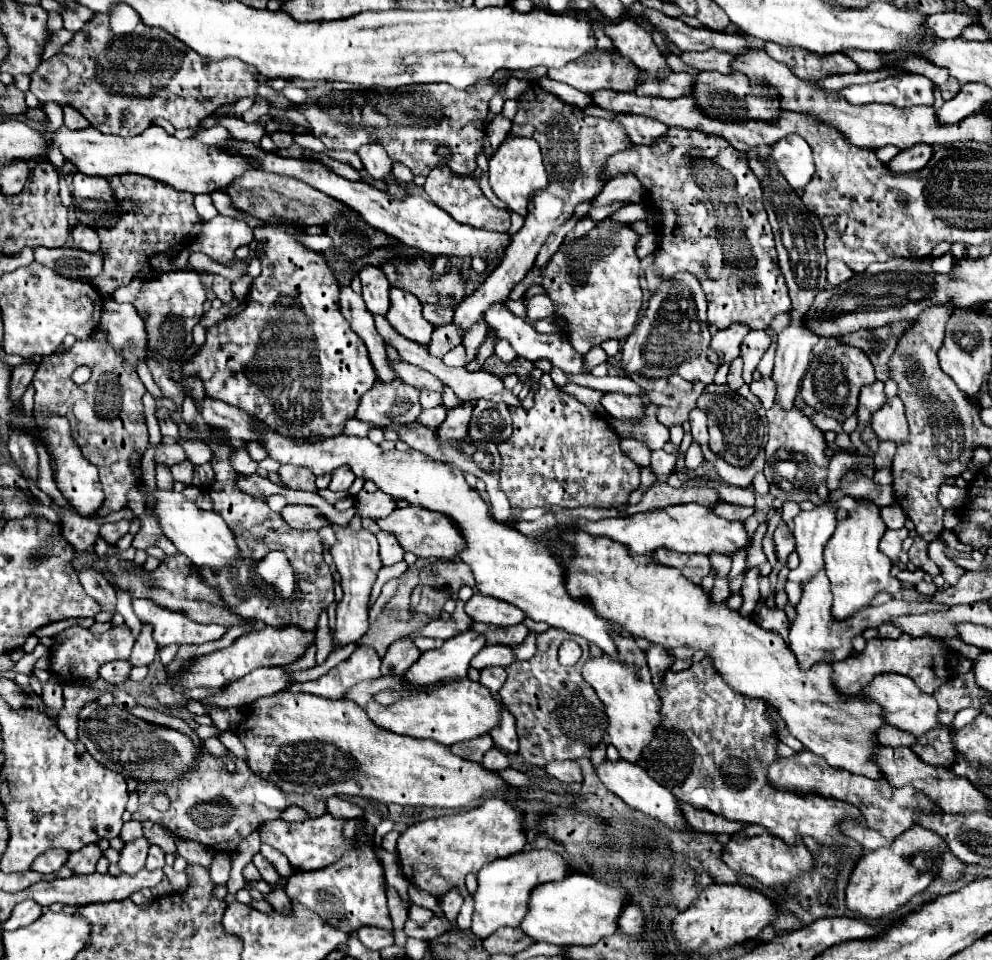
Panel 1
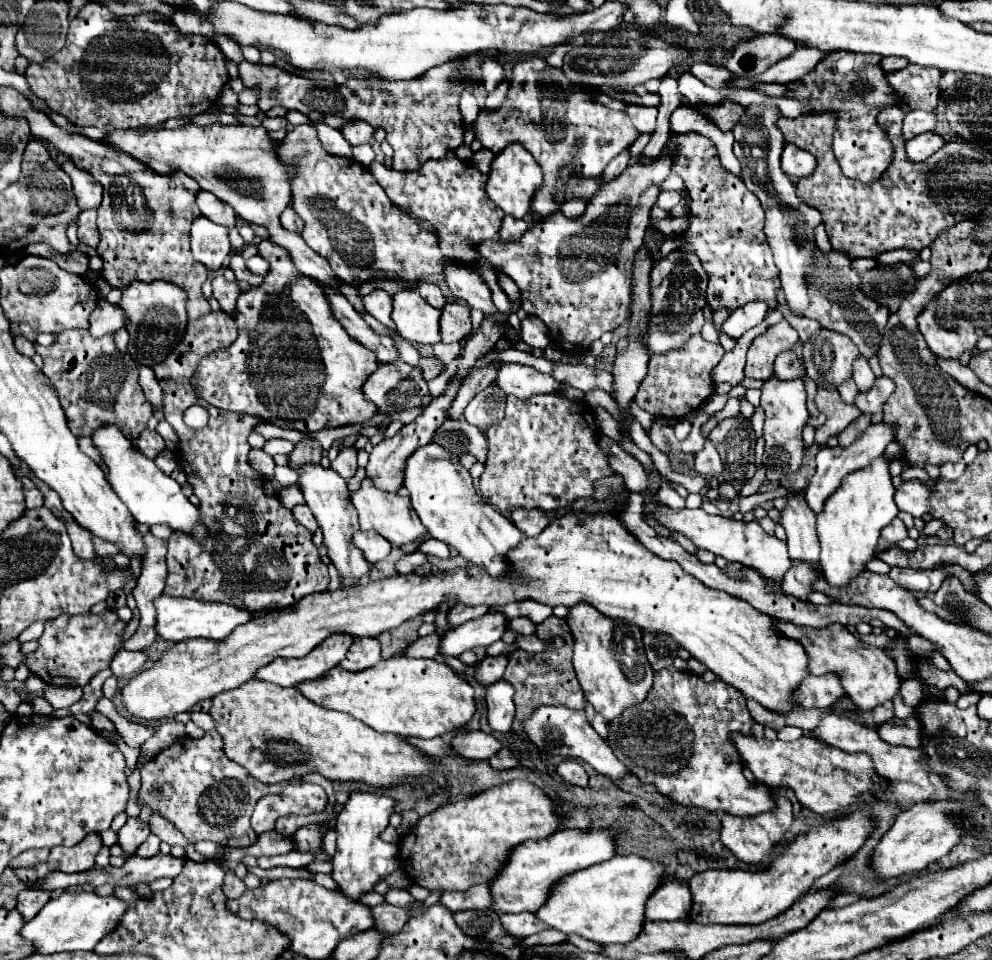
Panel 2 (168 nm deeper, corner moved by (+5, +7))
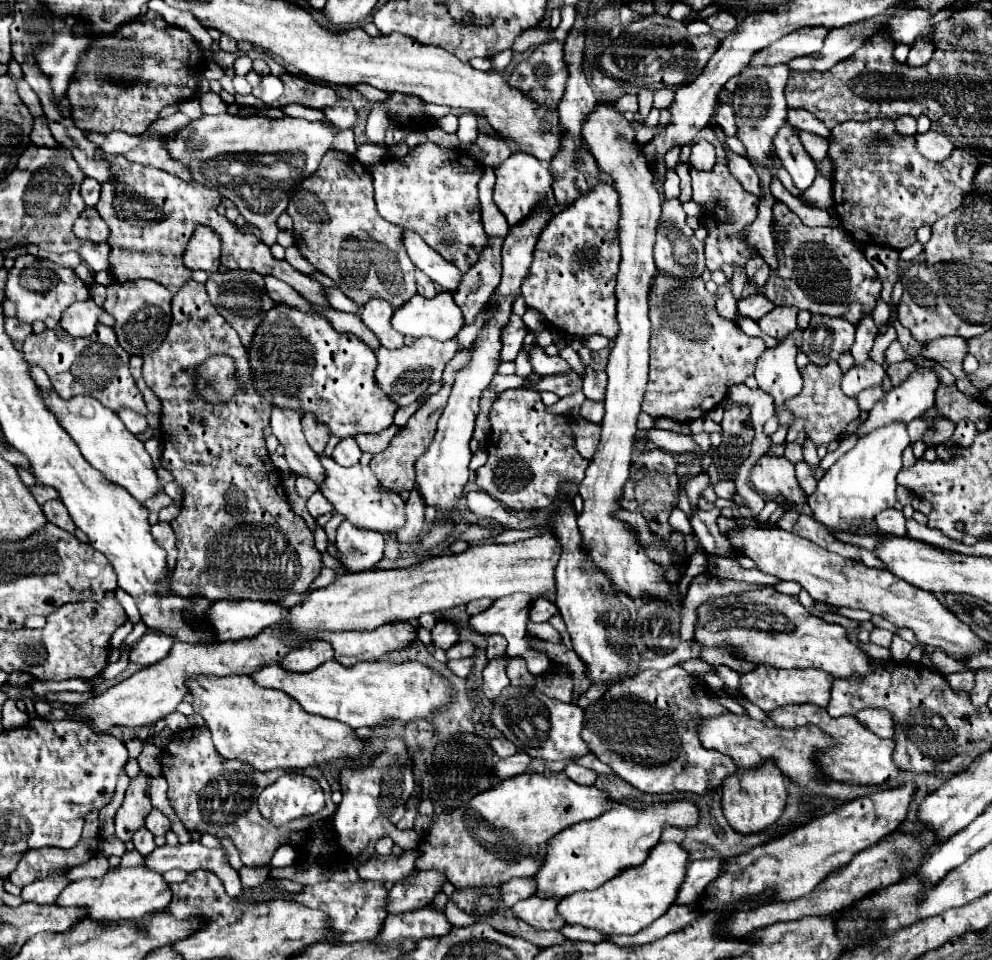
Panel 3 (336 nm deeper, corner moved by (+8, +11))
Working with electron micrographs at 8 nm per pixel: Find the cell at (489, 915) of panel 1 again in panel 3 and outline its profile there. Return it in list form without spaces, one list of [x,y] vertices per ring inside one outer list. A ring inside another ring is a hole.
[[[675,801],[669,805],[651,805],[647,809],[633,809],[629,805],[615,805],[597,819],[581,821],[567,827],[547,841],[547,855],[539,871],[533,875],[541,899],[561,899],[577,891],[597,889],[619,871],[641,865],[649,849],[659,843],[663,827],[689,827],[697,823],[697,807],[689,801]]]

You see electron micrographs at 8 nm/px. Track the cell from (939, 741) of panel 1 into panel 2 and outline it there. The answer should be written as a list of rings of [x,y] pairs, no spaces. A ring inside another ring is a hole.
[[[916,717],[908,719],[890,719],[878,727],[878,735],[882,741],[890,745],[904,745],[904,747],[920,747],[922,741],[922,725]]]

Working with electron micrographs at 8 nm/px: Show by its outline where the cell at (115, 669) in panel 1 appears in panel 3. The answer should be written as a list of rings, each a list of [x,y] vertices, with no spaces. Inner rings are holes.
[[[147,633],[147,635],[143,635],[141,641],[137,641],[133,645],[129,659],[133,663],[139,663],[141,667],[147,667],[147,665],[153,665],[153,663],[161,661],[163,655],[169,653],[171,645],[173,645],[173,639],[169,635]]]

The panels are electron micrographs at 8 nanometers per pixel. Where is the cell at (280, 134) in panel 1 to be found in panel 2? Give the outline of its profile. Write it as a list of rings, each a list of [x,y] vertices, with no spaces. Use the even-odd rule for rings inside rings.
[[[310,125],[294,127],[294,131],[286,135],[286,143],[282,143],[282,159],[298,167],[298,179],[294,179],[292,207],[304,221],[302,237],[310,249],[314,249],[330,263],[334,275],[340,277],[344,283],[352,287],[360,287],[374,279],[390,279],[402,283],[406,289],[416,289],[422,277],[442,273],[442,267],[438,267],[438,259],[442,259],[442,251],[438,247],[436,235],[420,227],[410,215],[398,211],[392,203],[388,203],[386,193],[364,165],[348,157],[330,155],[316,137],[314,127]],[[368,241],[374,243],[374,251],[370,249],[370,245],[366,247],[362,245]]]

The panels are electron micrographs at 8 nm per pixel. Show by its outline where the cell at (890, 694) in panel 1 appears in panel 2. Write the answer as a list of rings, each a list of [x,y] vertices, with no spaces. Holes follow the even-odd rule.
[[[776,619],[776,627],[780,635],[800,641],[804,645],[808,655],[808,673],[810,675],[836,673],[840,677],[844,691],[850,695],[856,707],[868,711],[884,701],[892,701],[892,697],[898,693],[900,677],[896,673],[894,661],[888,655],[884,655],[882,649],[862,643],[844,625],[832,623],[822,629],[812,629],[812,627],[800,627],[800,625]]]

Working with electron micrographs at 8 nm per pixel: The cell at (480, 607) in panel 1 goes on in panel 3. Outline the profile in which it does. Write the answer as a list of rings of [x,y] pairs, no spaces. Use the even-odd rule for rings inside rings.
[[[541,597],[541,599],[535,599],[535,601],[531,603],[529,619],[531,619],[531,621],[547,621],[547,619],[549,619],[551,615],[555,615],[555,613],[559,613],[559,609],[555,607],[555,603]]]

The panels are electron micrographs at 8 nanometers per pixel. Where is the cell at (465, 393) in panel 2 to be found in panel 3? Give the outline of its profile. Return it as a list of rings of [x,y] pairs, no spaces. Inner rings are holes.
[[[511,315],[507,327],[503,327],[503,331],[501,331],[501,355],[499,355],[499,363],[515,361],[519,349],[523,347],[523,337],[525,337],[525,325],[523,325],[521,317]]]

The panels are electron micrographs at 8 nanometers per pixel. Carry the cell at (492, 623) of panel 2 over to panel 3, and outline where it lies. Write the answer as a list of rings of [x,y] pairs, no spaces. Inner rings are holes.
[[[509,595],[509,597],[503,597],[503,599],[495,599],[491,607],[487,607],[485,611],[469,617],[469,623],[471,623],[473,631],[477,631],[477,633],[483,633],[483,635],[499,633],[499,635],[503,635],[507,639],[507,643],[509,643],[509,649],[511,649],[513,657],[517,657],[517,655],[525,657],[527,663],[529,663],[529,669],[533,673],[543,673],[549,667],[549,657],[533,651],[527,645],[527,639],[525,639],[525,623],[529,619],[531,601],[533,601],[533,597],[529,597],[529,595]]]

